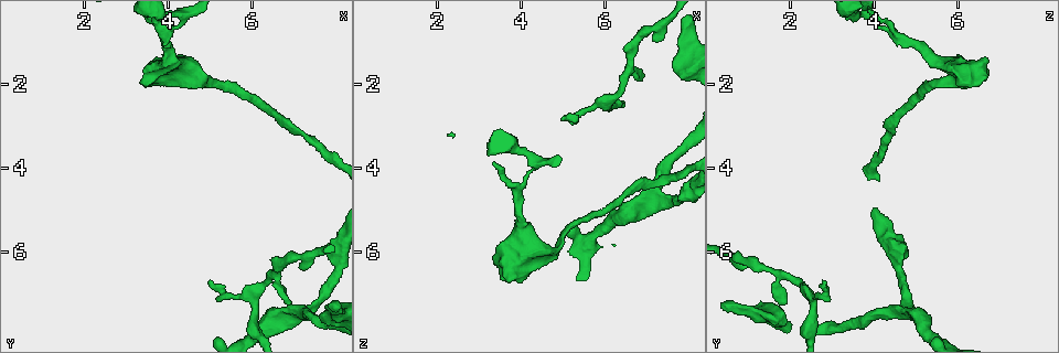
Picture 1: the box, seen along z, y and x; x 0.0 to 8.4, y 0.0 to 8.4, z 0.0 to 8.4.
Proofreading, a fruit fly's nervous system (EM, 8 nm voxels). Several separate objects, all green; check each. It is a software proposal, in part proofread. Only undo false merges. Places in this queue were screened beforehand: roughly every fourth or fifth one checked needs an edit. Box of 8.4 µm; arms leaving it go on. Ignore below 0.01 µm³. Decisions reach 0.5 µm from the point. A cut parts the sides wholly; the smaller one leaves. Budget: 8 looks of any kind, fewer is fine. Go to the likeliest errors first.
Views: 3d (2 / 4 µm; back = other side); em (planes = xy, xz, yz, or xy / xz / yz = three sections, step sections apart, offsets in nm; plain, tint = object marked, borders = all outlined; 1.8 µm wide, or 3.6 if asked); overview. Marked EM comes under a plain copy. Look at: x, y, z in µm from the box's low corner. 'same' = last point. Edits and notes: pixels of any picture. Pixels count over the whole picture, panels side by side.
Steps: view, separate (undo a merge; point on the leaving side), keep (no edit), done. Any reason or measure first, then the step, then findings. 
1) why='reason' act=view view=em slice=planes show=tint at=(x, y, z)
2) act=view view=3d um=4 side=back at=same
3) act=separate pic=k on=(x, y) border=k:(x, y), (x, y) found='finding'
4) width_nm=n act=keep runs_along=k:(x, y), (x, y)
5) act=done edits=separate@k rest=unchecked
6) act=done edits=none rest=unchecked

why='abrupt turn' act=view view=3d um=4 at=(7.30, 7.50, 4.85)

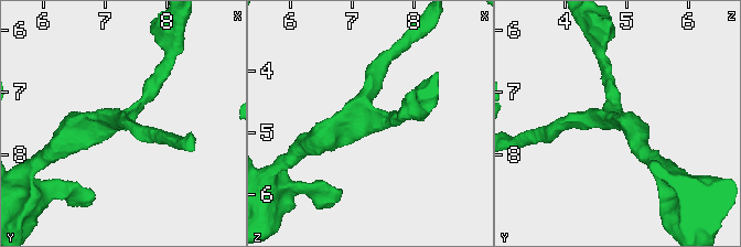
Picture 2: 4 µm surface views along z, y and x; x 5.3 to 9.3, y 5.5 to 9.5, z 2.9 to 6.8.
act=view view=em slice=planes show=tint at=same

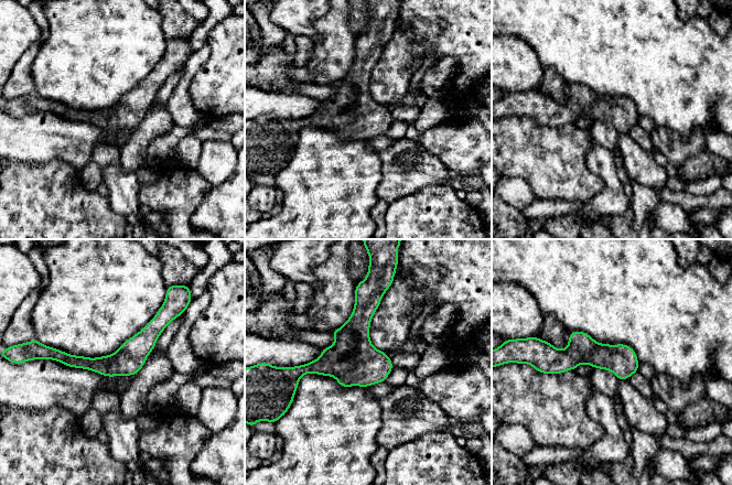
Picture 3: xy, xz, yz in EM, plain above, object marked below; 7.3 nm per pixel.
width_nm=220 act=keep runs_along=3:(169, 318), (118, 364), (55, 357) found='one neuron here'

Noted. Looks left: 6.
why='calibre changes' act=view view=3d um=2 at=(5.00, 1.90, 5.85)

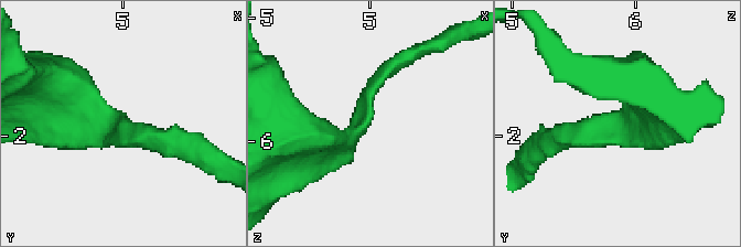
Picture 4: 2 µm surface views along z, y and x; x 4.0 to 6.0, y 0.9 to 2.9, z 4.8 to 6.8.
act=view view=em um=3.6 slice=planes show=tint at=(4.96, 1.94, 5.82)

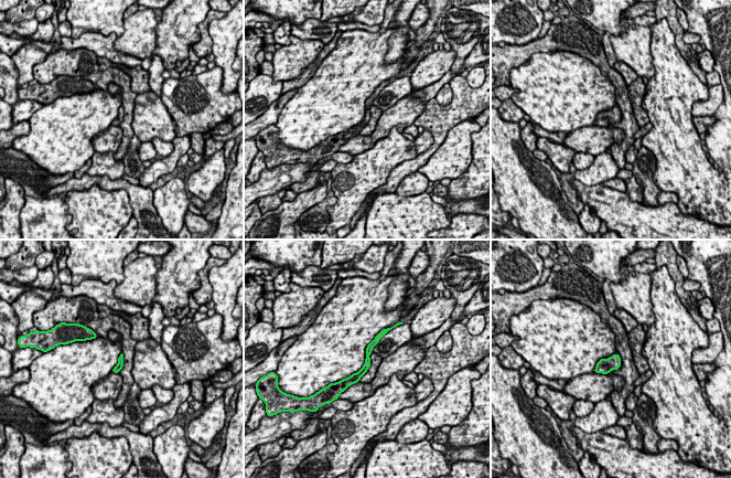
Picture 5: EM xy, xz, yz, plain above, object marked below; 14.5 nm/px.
act=keep runs_along=5:(380, 335), (368, 350), (366, 367), (343, 384) found='continuous, no second neuron'

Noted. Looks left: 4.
why='a fork' act=view view=em slice=planes show=tint at=(6.50, 6.55, 1.70)

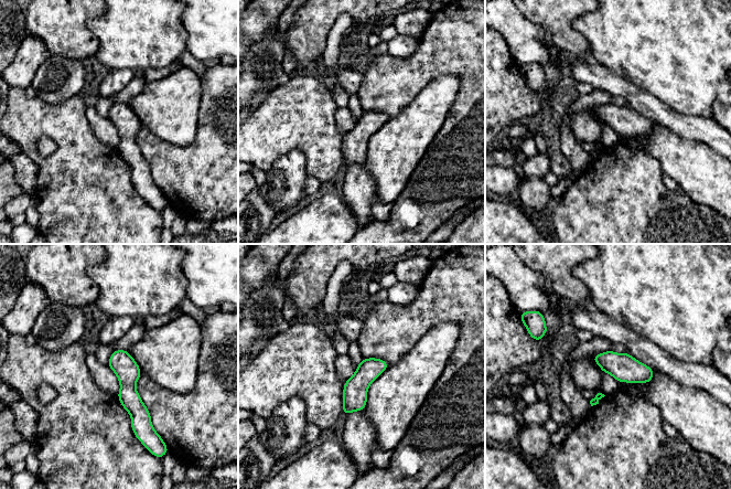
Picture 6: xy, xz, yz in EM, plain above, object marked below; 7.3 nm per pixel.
act=keep runs_along=6:(116, 352), (128, 372), (138, 429) found='continuous, no second neuron'

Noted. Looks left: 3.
act=done edits=none rest=unchecked

